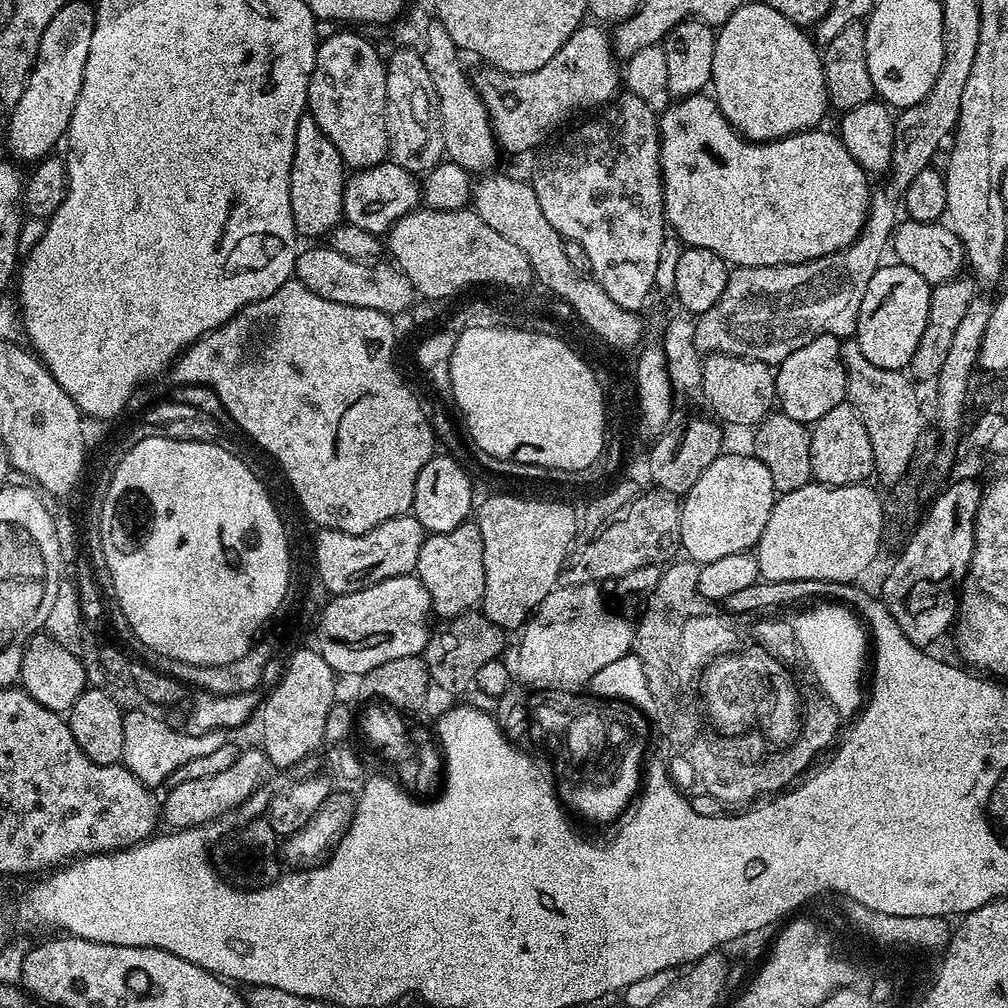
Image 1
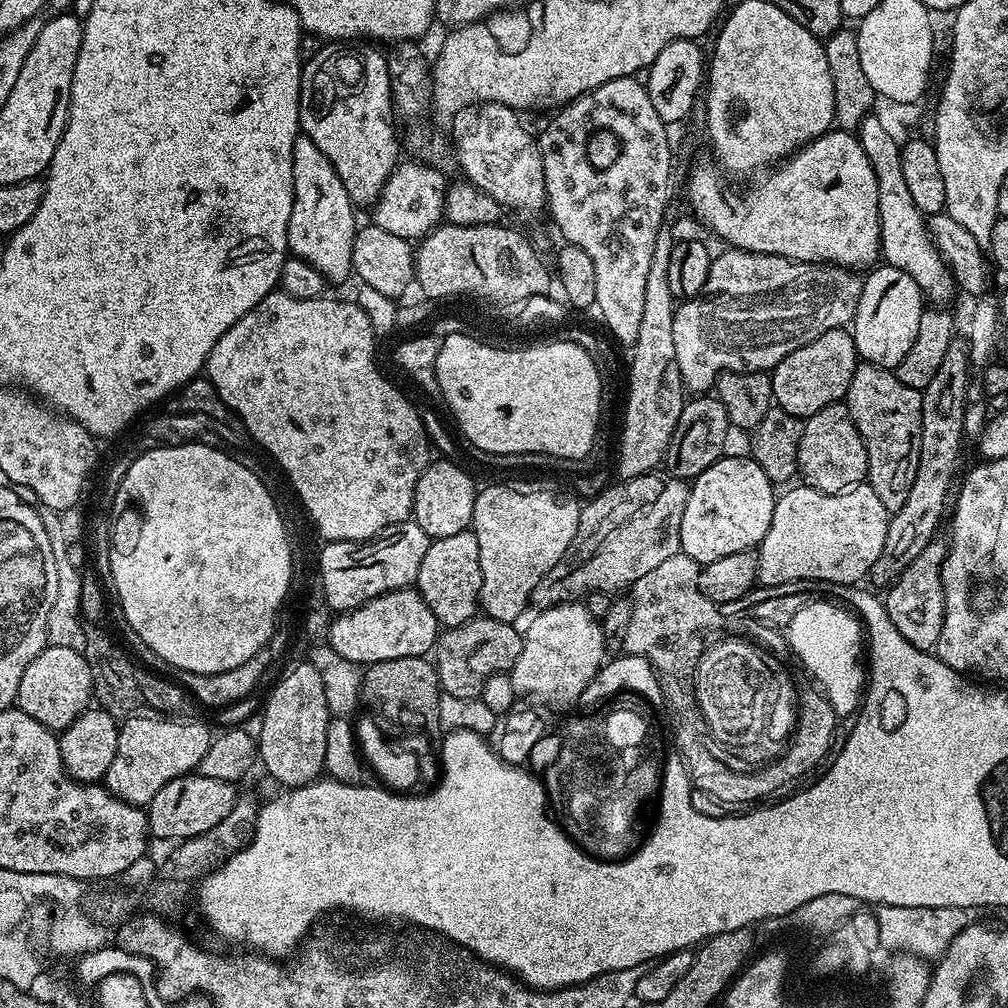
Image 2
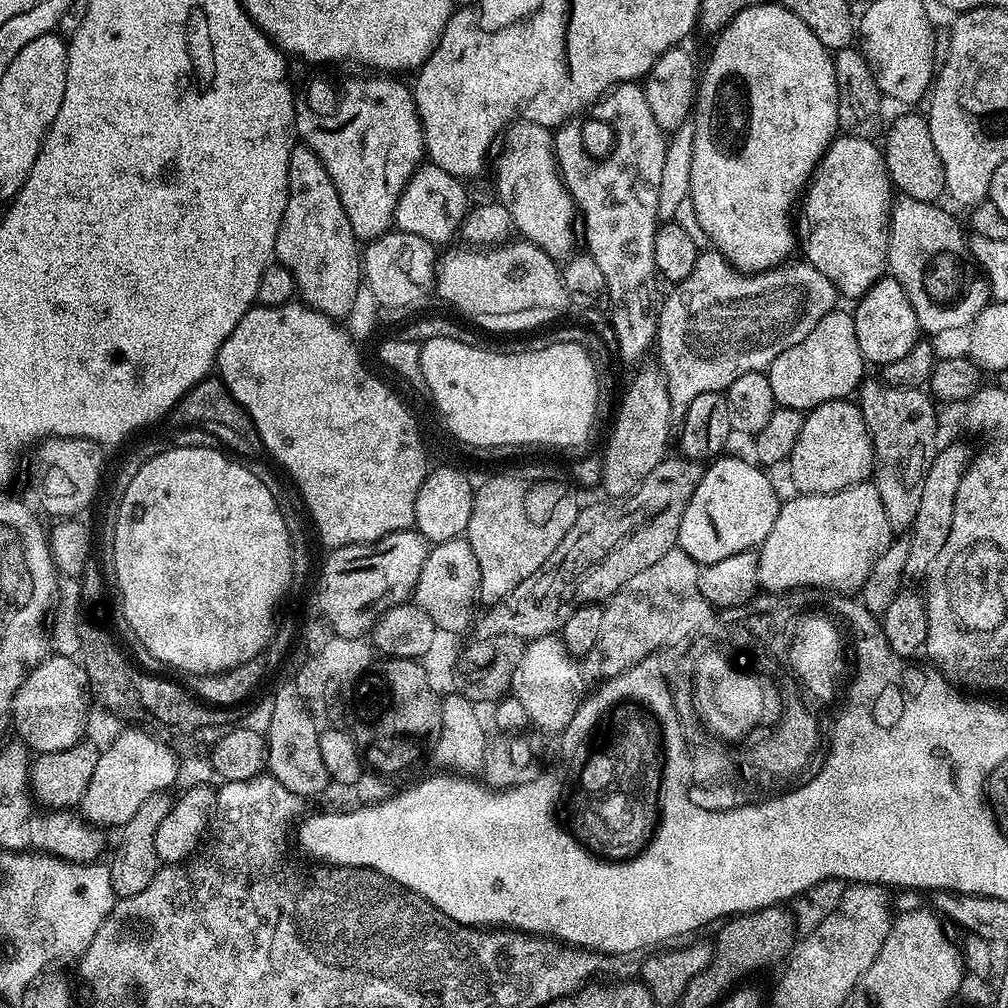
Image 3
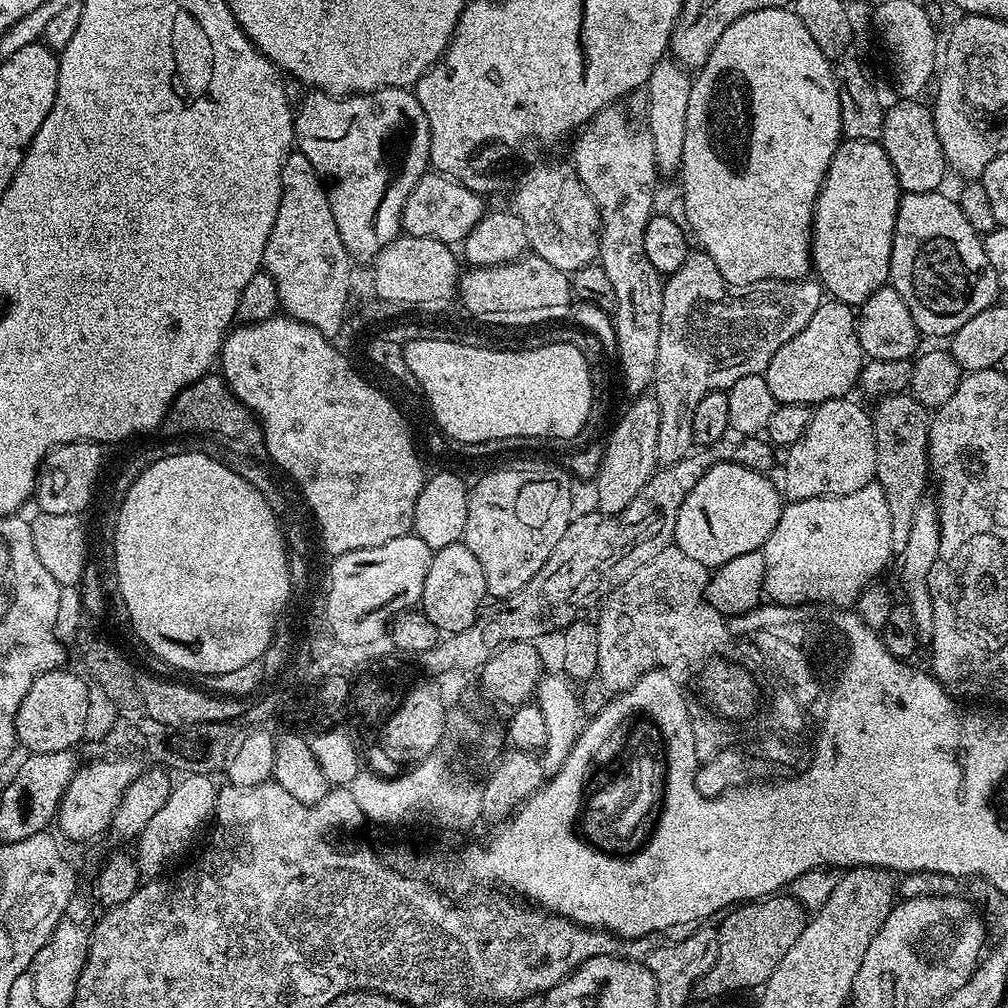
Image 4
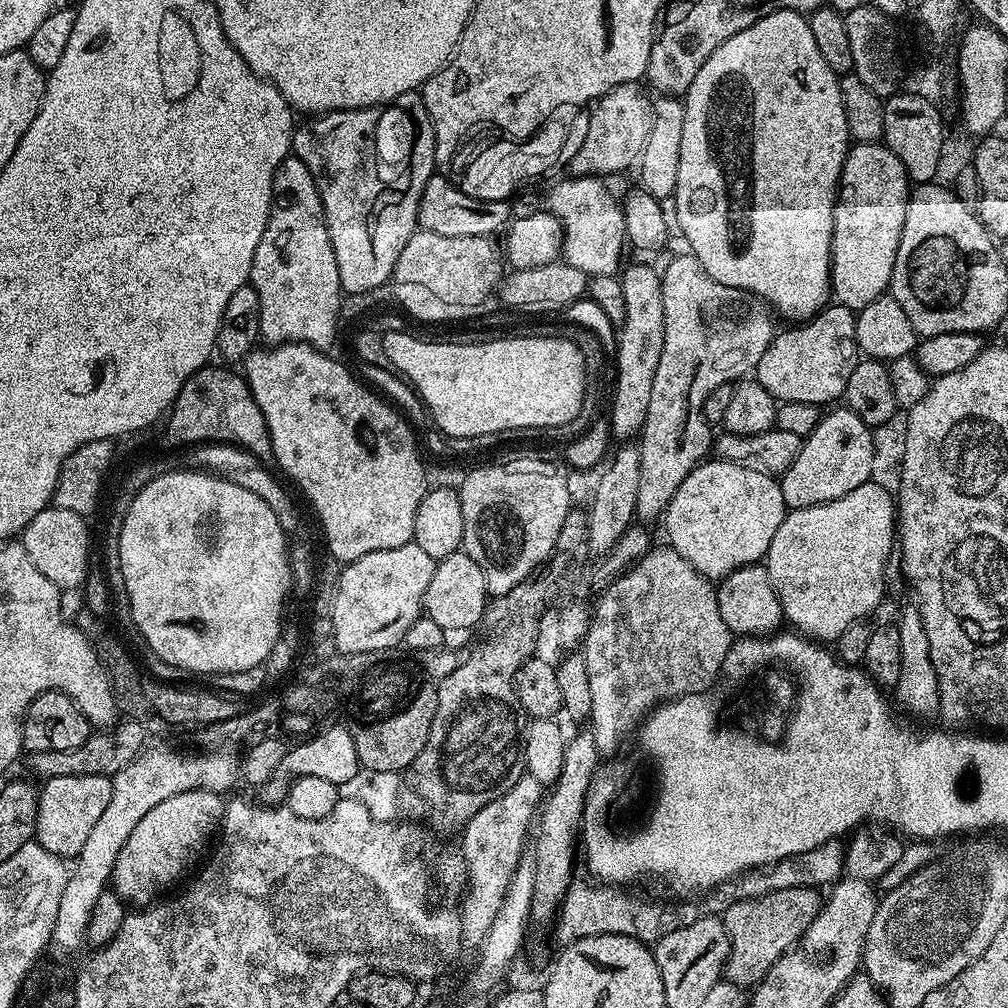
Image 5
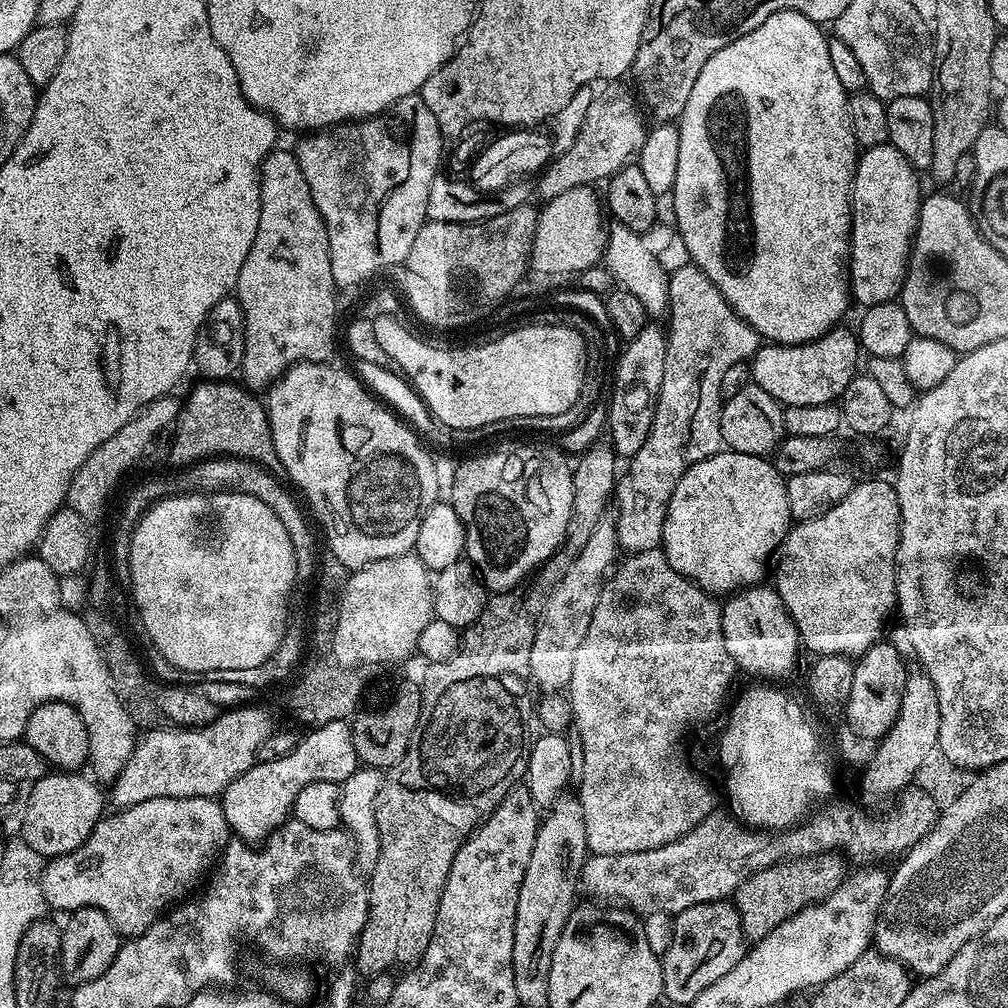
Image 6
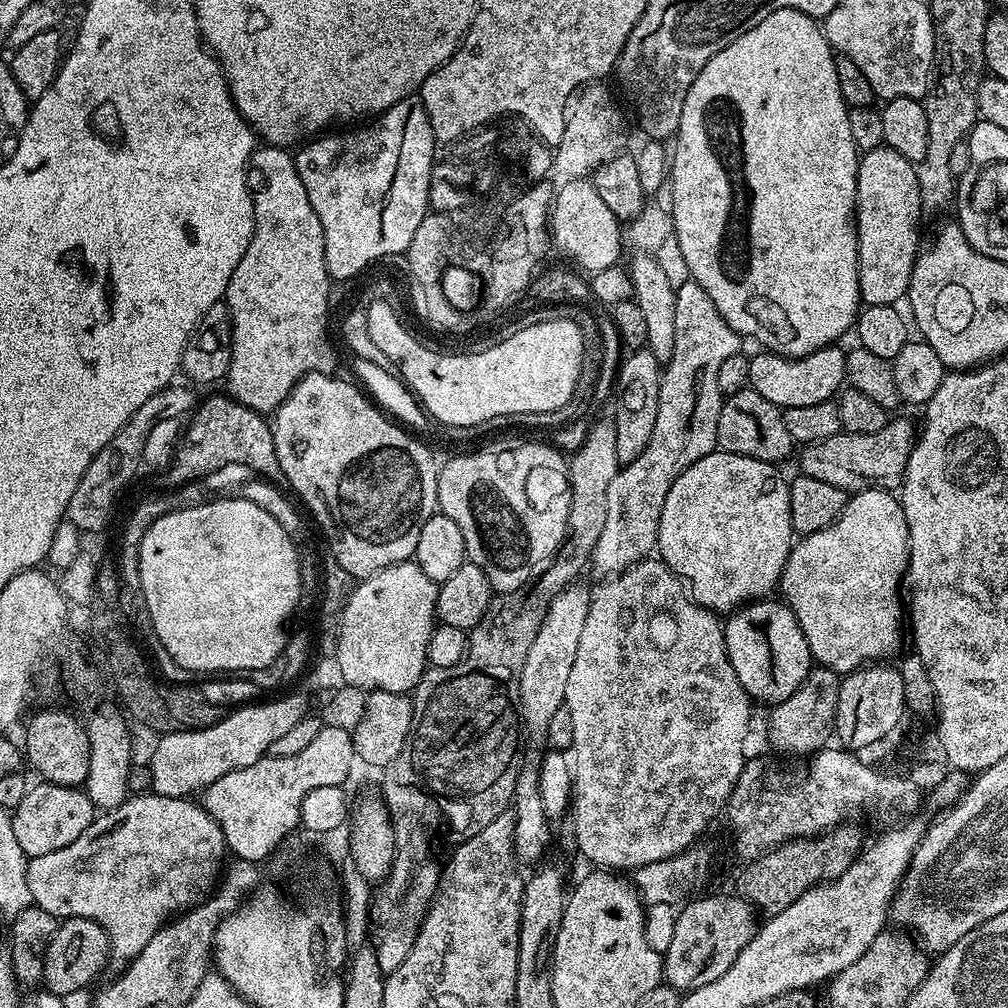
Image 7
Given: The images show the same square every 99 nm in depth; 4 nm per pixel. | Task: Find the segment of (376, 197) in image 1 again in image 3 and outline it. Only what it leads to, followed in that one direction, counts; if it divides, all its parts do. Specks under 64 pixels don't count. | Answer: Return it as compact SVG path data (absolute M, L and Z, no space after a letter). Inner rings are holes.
M424 162L417 167L415 174L408 179L408 184L396 203L394 224L399 231L406 234L418 234L418 238L426 238L433 246L441 246L460 231L460 224L470 207L468 196L459 179L446 170Z

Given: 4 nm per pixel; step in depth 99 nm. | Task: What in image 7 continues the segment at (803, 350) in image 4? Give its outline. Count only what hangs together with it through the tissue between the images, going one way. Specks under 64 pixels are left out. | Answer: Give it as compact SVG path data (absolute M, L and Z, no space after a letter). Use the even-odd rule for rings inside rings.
M840 346L819 348L816 352L811 352L805 356L794 357L780 356L777 352L769 352L767 350L760 350L757 353L757 356L753 355L750 359L748 387L755 390L758 394L762 394L762 398L766 398L766 402L774 402L782 410L793 408L794 406L814 406L818 402L826 402L833 399L841 391L848 374L846 370L848 357L845 349L840 349Z

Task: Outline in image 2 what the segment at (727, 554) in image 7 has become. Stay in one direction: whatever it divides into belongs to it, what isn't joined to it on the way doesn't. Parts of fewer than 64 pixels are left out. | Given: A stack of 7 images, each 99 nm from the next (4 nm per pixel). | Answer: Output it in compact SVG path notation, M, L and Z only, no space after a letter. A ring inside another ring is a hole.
M725 455L691 481L686 510L682 514L680 550L697 565L718 562L718 558L726 558L726 554L755 549L762 542L766 530L770 530L777 493L762 466L744 456Z

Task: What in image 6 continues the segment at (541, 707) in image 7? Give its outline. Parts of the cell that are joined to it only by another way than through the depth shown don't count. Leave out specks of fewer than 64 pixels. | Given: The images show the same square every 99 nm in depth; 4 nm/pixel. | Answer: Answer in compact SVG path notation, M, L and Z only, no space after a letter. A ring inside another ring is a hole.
M600 519L598 526L594 526L594 534L590 534L590 539L587 540L586 546L582 546L578 558L574 558L570 570L566 570L562 582L558 582L558 586L554 586L554 590L548 593L540 620L536 624L534 646L530 646L530 666L528 667L530 676L533 676L538 683L545 684L543 686L545 689L567 689L570 674L574 674L574 654L578 654L578 646L582 646L582 638L586 638L586 630L590 630L590 618L594 618L594 606L598 606L598 598L604 589L606 577L617 563L616 552L618 553L617 525L611 519Z

